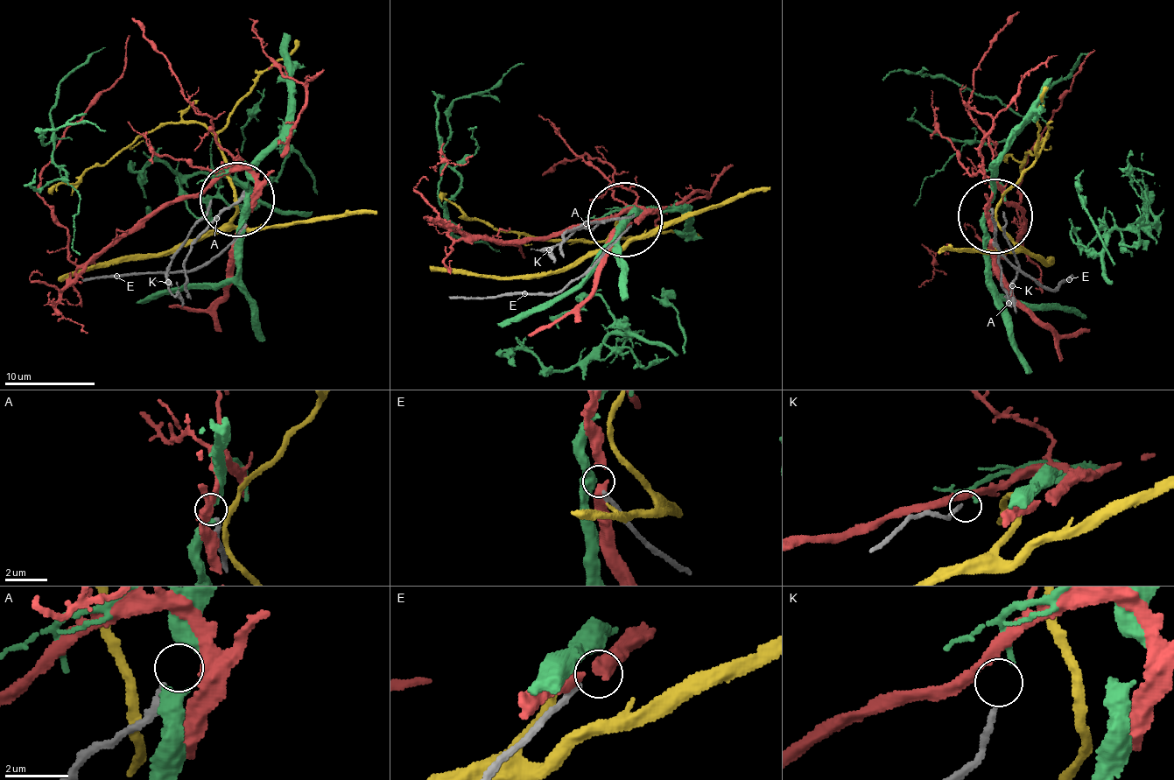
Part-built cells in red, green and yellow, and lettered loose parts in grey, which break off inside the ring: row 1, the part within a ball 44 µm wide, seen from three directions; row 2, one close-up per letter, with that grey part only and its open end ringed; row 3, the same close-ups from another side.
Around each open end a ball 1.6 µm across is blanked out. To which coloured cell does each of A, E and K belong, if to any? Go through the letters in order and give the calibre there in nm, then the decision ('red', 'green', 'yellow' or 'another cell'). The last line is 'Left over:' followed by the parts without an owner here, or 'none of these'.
A: calibre 200 nm; red
E: calibre 180 nm; another cell
K: calibre 180 nm; green
Left over: E

